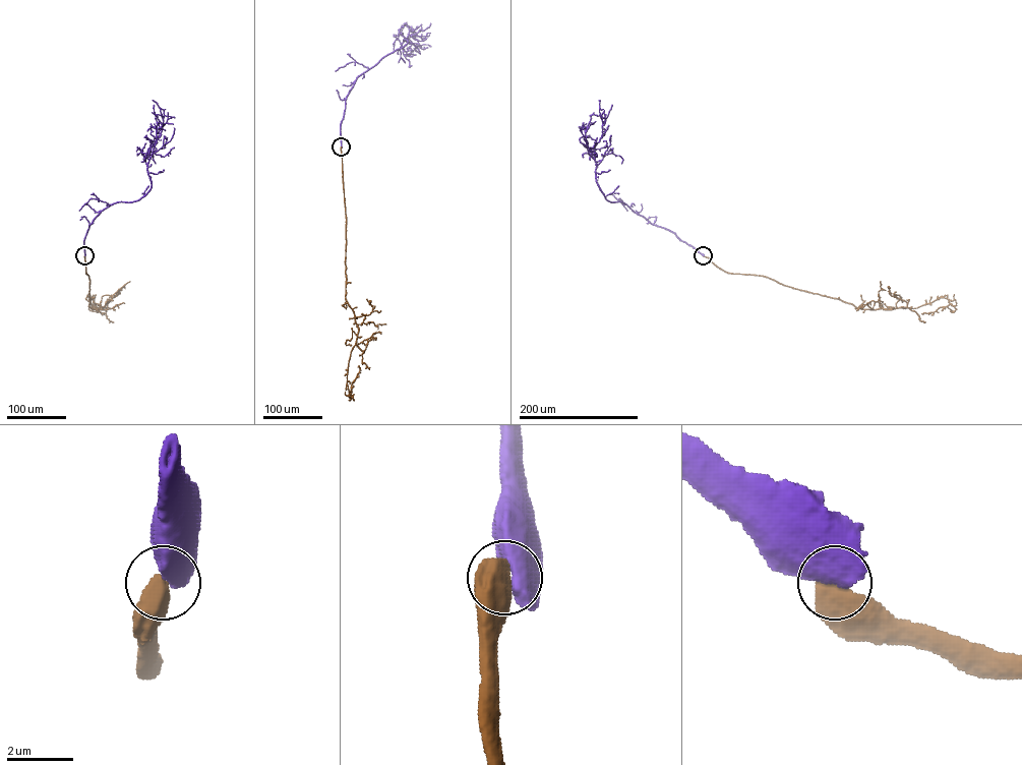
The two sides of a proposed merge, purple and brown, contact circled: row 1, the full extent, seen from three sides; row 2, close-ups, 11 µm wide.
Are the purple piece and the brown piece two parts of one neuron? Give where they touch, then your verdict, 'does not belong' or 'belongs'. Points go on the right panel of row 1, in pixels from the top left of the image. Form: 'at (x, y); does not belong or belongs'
at (703, 255); does not belong

